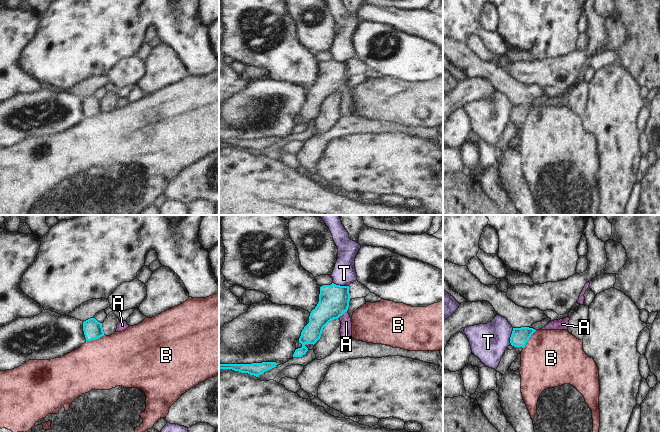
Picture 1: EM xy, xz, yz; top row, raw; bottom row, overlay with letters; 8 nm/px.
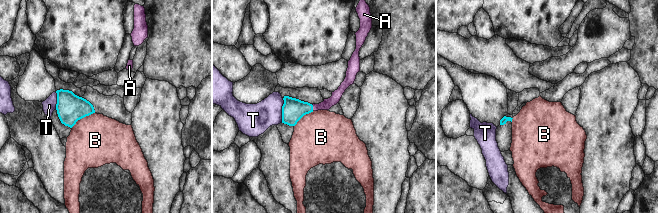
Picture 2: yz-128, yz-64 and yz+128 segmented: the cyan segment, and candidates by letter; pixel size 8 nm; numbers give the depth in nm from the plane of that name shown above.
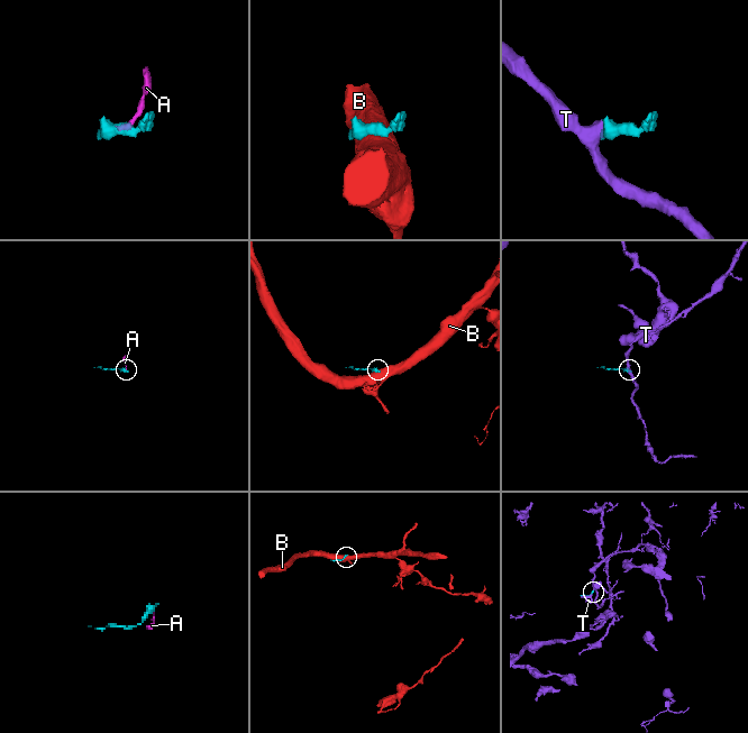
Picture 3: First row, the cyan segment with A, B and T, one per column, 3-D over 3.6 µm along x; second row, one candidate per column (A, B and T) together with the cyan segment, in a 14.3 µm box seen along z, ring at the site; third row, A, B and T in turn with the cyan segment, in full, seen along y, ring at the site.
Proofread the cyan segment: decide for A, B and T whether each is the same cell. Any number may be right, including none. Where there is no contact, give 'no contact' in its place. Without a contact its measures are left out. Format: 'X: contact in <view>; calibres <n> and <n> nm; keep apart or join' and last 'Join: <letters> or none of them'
A: contact in xz; calibres 240 and 100 nm; join
B: contact in xy; calibres 150 and 420 nm; keep apart
T: contact in yz; calibres 140 and 300 nm; keep apart
Join: A

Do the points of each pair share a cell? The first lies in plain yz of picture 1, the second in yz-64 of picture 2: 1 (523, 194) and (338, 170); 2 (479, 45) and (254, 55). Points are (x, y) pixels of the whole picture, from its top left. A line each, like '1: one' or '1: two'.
1: two
2: one

